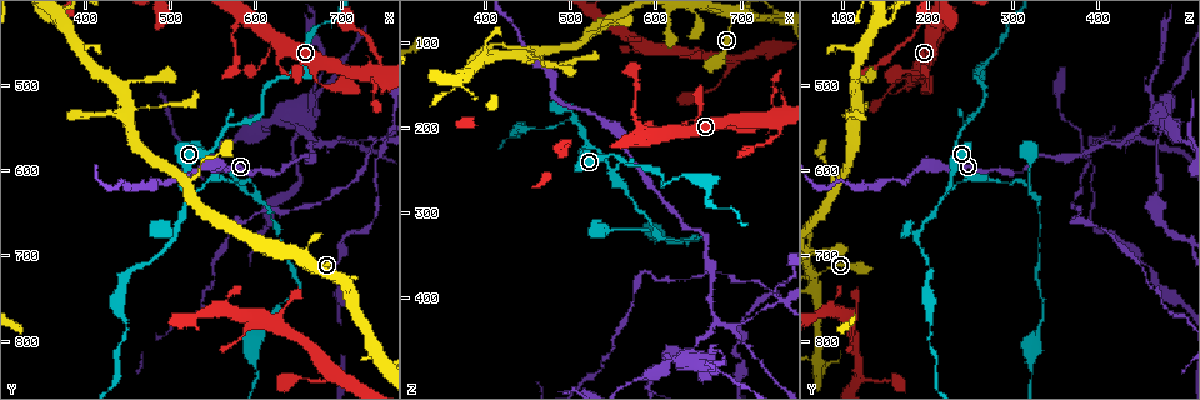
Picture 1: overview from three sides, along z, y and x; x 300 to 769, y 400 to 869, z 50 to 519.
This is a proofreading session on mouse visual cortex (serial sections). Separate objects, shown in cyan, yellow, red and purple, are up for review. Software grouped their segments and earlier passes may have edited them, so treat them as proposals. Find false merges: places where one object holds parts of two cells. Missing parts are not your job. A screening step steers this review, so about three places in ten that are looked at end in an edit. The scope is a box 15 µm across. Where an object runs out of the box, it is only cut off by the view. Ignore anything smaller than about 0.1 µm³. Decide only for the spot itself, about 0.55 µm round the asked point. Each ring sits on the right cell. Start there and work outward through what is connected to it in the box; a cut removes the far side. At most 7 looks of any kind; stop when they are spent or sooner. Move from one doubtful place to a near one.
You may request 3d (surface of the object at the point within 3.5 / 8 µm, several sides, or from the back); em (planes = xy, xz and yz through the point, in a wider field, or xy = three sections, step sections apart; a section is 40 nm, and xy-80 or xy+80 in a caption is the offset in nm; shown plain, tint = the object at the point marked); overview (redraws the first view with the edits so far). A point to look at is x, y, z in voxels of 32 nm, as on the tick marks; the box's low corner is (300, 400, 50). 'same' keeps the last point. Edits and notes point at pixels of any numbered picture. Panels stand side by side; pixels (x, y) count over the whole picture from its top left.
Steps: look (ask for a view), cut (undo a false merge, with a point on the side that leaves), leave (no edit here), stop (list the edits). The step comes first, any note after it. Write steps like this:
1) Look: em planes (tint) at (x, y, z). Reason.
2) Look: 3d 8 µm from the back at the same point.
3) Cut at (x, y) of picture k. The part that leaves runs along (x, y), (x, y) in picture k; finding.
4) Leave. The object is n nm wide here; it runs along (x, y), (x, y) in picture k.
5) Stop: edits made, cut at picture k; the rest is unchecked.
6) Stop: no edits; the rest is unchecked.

Look: 3d 3.5 µm at (515, 625, 225). Thick turns thin.

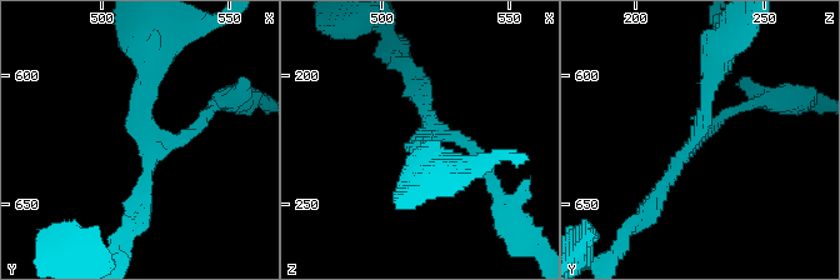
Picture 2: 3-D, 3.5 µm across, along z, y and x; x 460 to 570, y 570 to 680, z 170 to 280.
Look: em xy step 2 (tint) at (518, 622, 224).

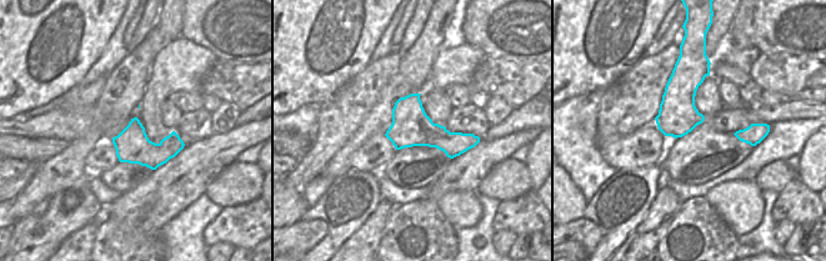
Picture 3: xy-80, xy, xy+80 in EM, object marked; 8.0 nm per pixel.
Leave. Continuous, no second cell.

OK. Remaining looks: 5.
Look: 3d 3.5 µm at (600, 625, 325). A fork.

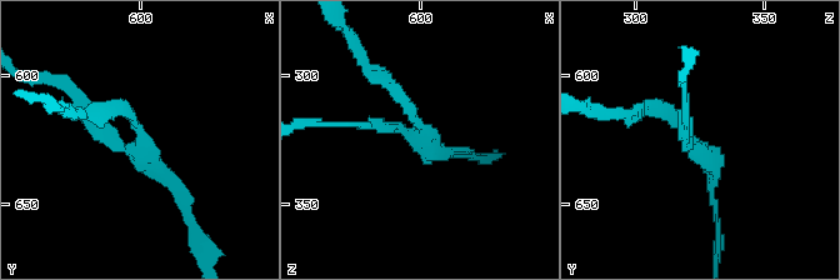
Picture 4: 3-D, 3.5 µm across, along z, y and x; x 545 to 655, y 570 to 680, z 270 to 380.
Look: em planes (tint) at (601, 627, 322). 3 arms meet here; the arms are 150, 150, 200 nm wide; shape alone is not enough.

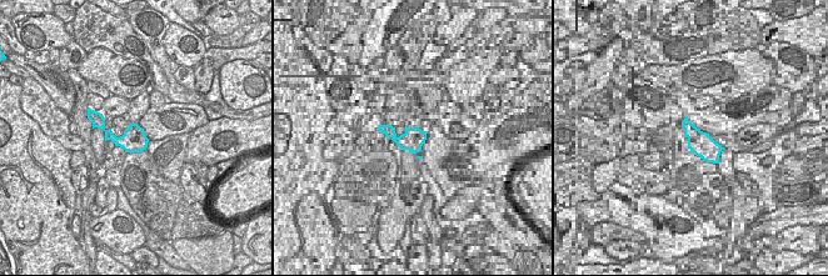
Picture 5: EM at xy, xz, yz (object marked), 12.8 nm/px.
Cut at (374, 123) of picture 4. The part that leaves runs along (403, 131), (395, 125), (314, 121) in picture 4; two cells meet here.

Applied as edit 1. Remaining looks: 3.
Look: 3d 3.5 µm at (675, 570, 425). Three arms meet.

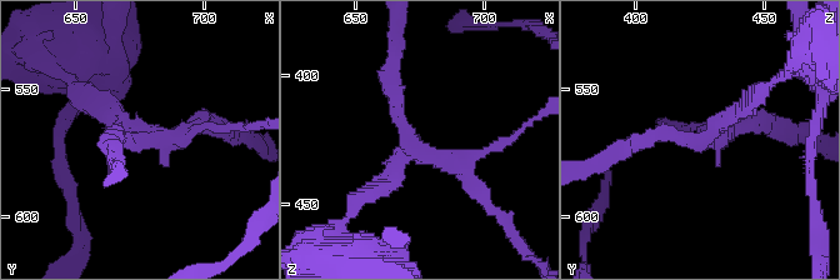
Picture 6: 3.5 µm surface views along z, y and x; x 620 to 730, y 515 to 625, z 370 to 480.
Look: em planes (tint) at (673, 571, 426). 3 arms meet here; the arms are 200, 200, 250 nm wide; need the tissue.

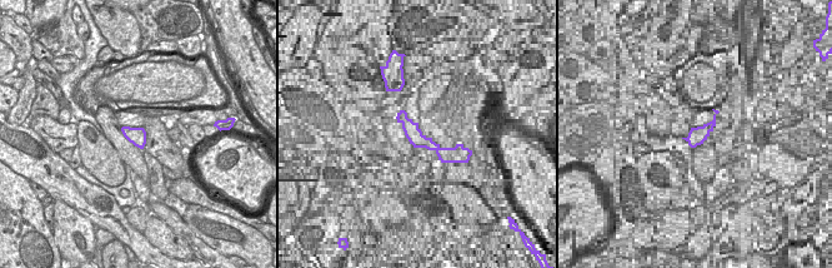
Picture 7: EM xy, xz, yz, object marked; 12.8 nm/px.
Leave. The object is 220 nm wide here; it runs along (628, 148), (650, 136), (701, 140), (755, 98) in picture 6; all the same cell.

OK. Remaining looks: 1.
Stop: edits made, cut at picture 4; the rest is unchecked.

